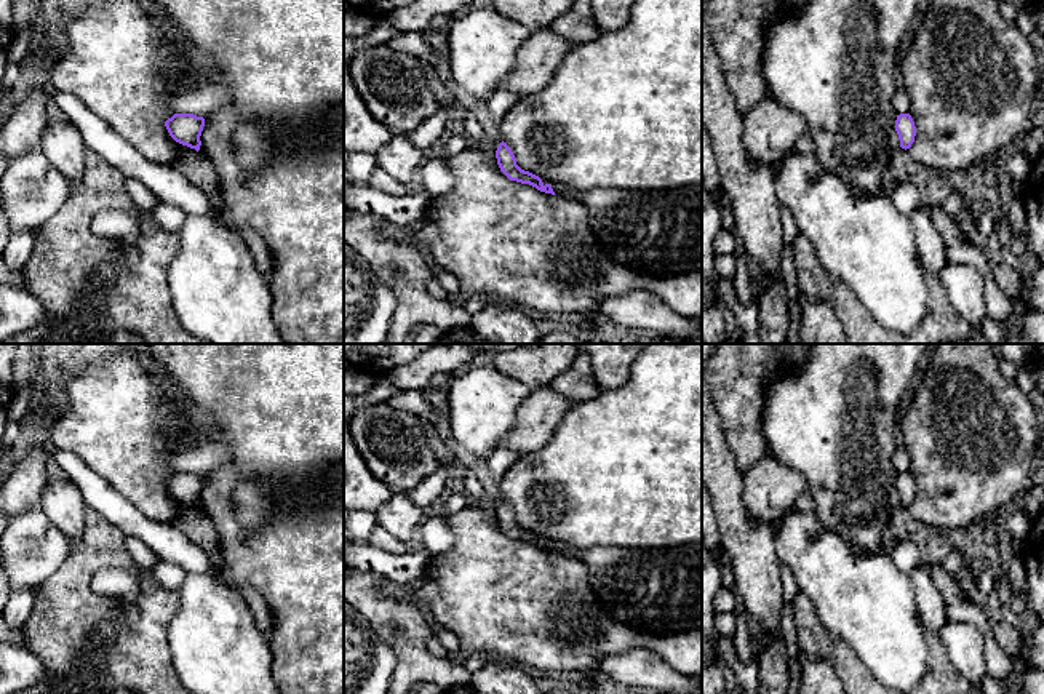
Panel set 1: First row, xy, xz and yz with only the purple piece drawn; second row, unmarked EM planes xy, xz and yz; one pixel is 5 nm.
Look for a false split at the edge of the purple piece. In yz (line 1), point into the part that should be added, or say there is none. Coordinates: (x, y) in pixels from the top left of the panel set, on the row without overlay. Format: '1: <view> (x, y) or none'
1: none

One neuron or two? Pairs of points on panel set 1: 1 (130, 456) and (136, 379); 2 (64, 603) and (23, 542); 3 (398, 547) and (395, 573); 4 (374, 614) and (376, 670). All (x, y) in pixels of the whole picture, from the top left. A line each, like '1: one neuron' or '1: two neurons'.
1: one neuron
2: two neurons
3: two neurons
4: two neurons

